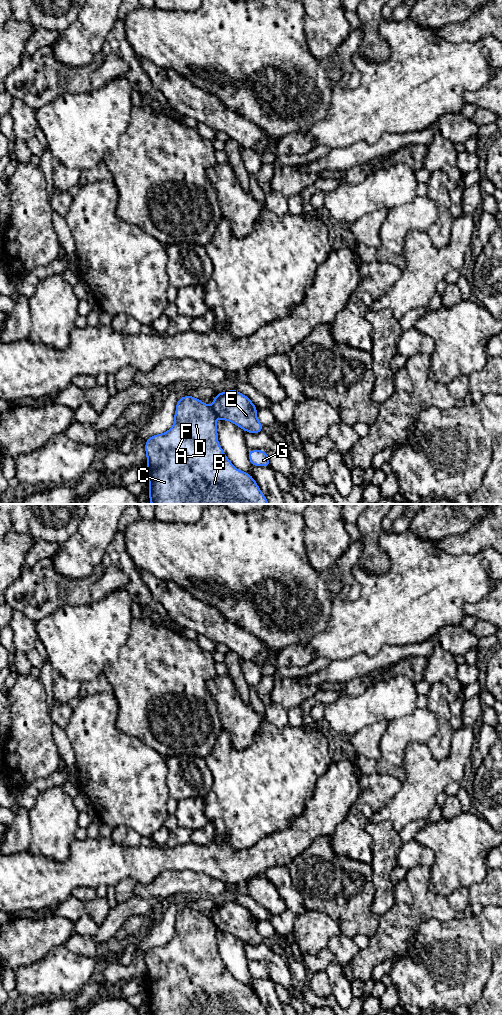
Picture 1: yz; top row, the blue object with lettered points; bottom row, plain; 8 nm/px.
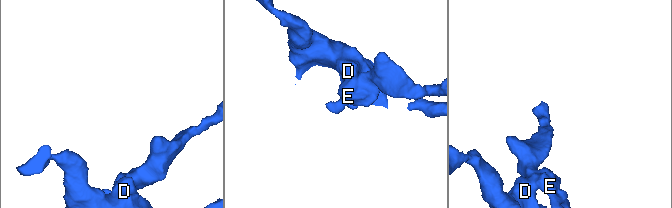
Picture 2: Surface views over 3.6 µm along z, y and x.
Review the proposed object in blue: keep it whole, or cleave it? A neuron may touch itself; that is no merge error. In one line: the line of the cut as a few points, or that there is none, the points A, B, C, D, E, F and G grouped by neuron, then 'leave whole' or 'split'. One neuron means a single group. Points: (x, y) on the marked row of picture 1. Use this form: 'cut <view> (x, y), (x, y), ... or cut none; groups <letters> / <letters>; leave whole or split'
cut yz (210, 406), (218, 417); groups A B C D F / E G; split

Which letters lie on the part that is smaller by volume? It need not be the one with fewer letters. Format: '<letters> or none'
E, G

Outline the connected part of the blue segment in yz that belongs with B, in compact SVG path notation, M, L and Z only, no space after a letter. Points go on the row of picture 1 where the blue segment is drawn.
M190 395L176 403L174 424L165 433L152 435L145 442L151 504L269 504L254 478L238 470L218 442L217 415L212 407Z

